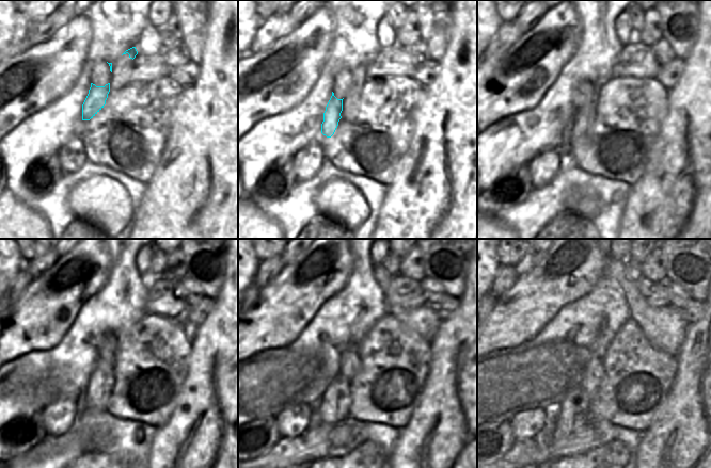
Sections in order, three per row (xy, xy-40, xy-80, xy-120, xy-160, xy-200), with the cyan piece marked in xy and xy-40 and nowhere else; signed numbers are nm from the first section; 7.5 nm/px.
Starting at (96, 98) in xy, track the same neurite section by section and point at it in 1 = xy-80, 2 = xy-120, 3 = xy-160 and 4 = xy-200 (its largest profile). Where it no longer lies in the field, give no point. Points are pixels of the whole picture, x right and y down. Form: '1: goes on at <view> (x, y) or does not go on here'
1: goes on at xy-80 (583, 117)
2: goes on at xy-120 (97, 392)
3: goes on at xy-160 (334, 404)
4: goes on at xy-200 (574, 409)

